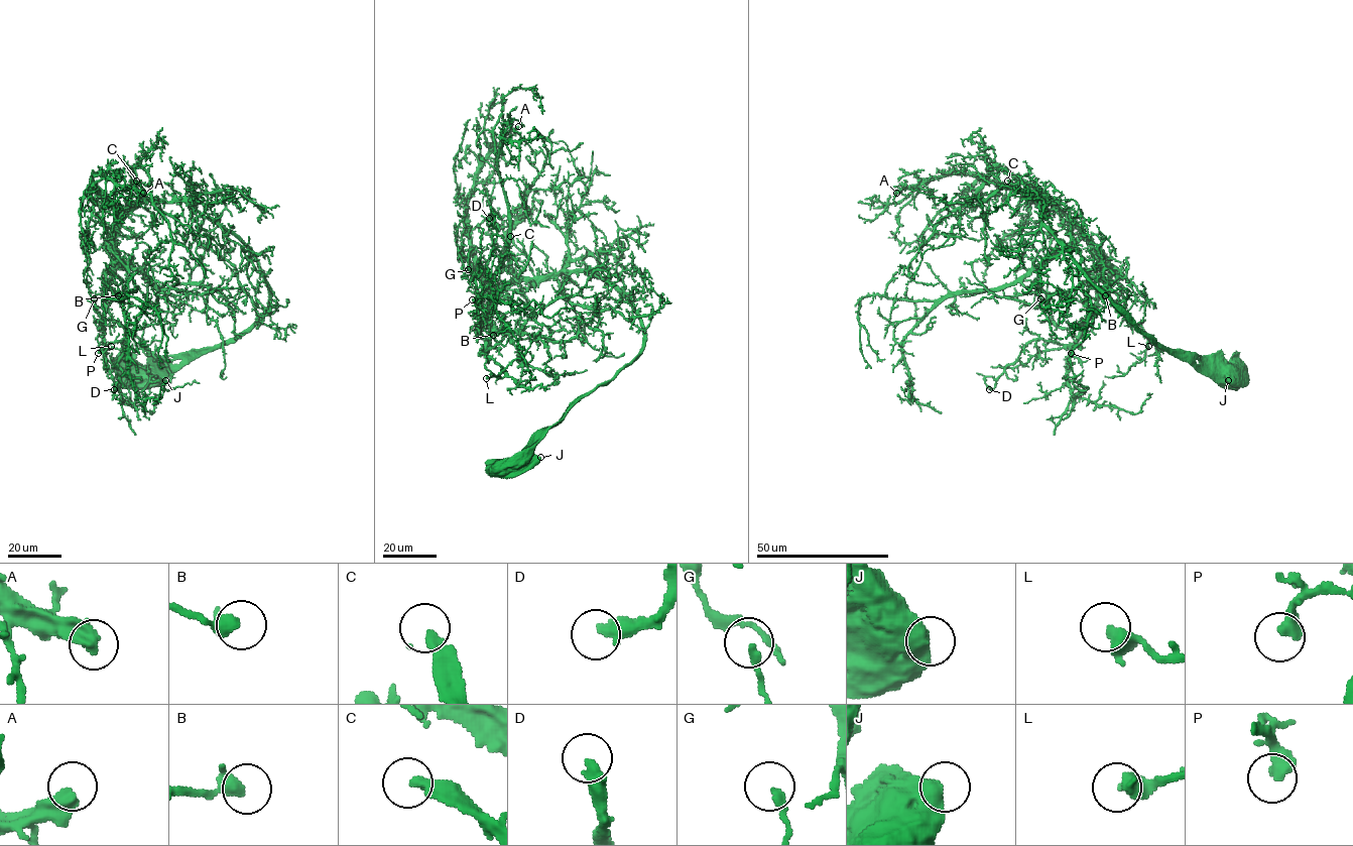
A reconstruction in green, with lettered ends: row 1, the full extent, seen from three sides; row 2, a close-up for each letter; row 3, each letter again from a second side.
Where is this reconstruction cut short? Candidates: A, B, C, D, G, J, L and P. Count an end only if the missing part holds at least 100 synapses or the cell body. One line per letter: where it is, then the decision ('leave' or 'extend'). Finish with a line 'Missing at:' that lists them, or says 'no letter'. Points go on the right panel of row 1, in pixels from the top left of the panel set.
A: at (896, 193); extend
B: at (1105, 295); leave
C: at (1007, 180); leave
D: at (989, 389); leave
G: at (1040, 298); leave
J: at (1228, 380); leave
L: at (1148, 346); leave
P: at (1071, 353); leave
Missing at: A

